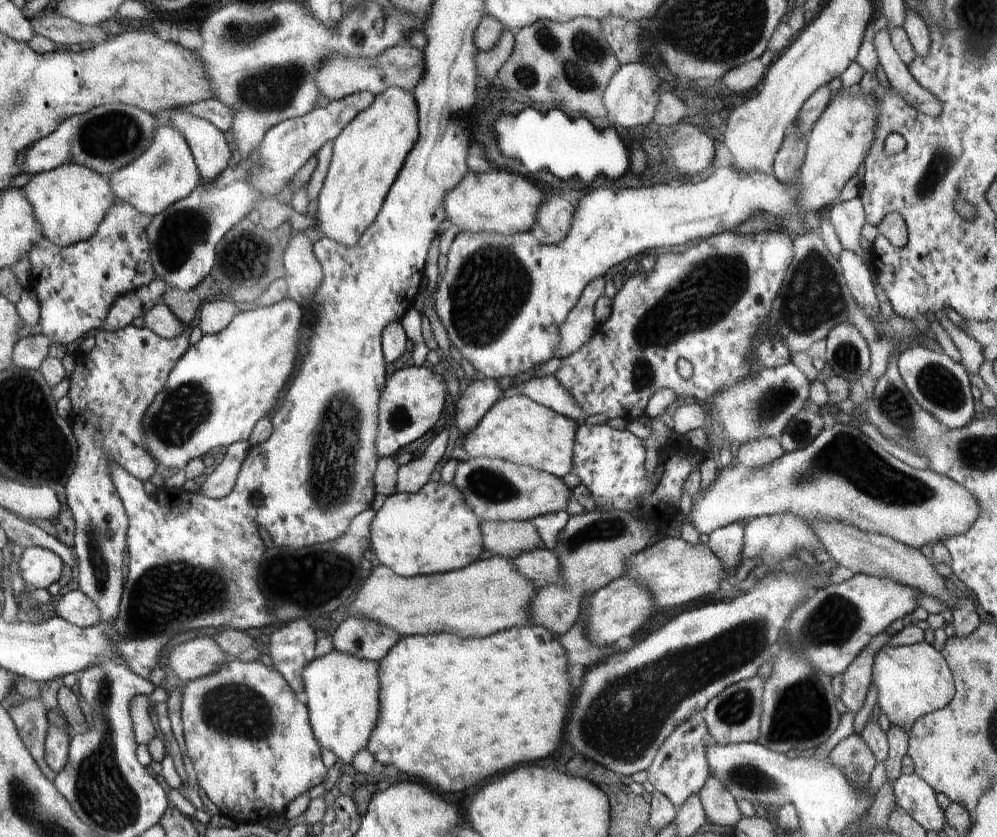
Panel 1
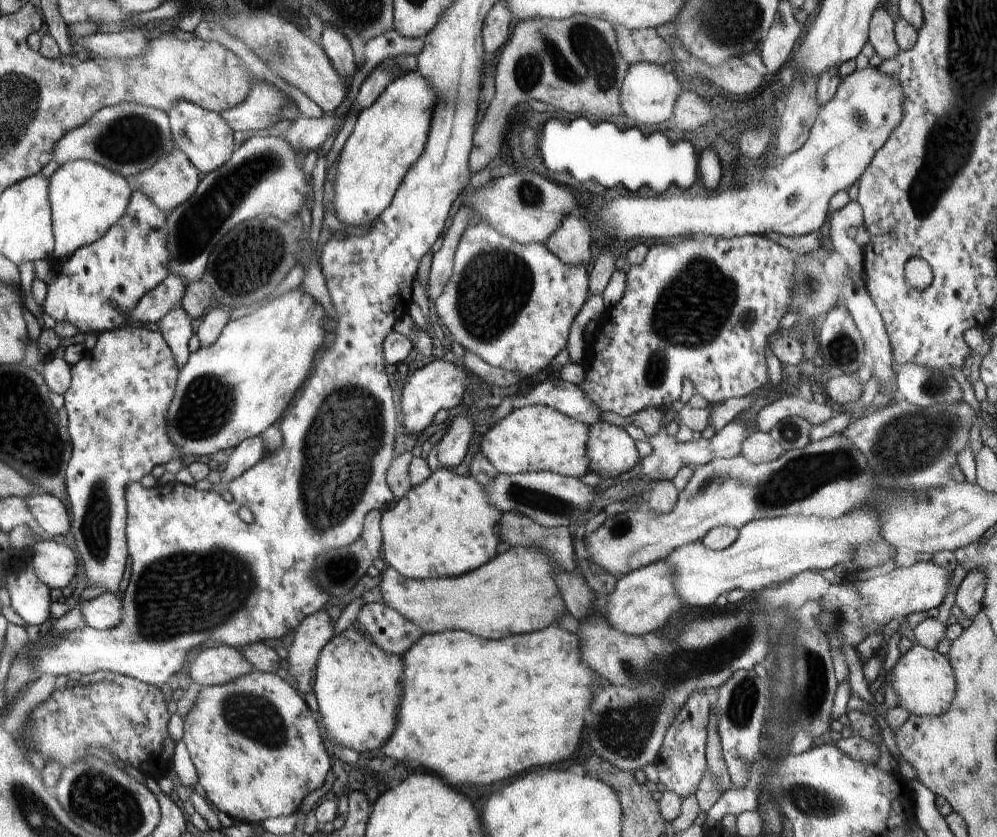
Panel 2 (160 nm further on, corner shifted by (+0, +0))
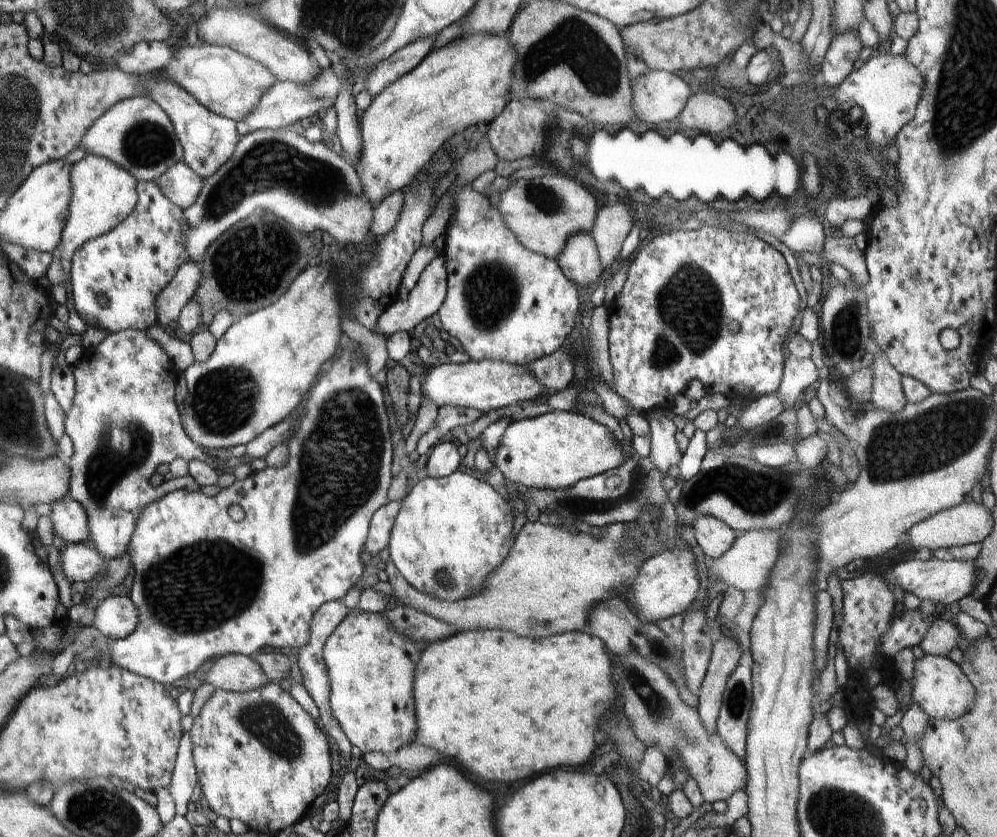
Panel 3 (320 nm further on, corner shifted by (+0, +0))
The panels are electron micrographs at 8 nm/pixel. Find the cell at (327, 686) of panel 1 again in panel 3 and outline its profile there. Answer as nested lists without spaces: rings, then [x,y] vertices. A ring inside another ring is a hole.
[[[354,607],[330,634],[323,648],[330,681],[330,706],[344,734],[363,754],[382,752],[388,756],[411,745],[417,735],[414,671],[421,653],[414,641],[399,635],[379,613]]]

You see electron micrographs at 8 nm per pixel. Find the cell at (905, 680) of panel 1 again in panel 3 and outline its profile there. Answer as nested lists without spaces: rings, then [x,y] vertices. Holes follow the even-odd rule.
[[[924,655],[915,660],[913,673],[915,684],[912,684],[912,701],[924,711],[930,719],[953,721],[969,710],[975,701],[975,690],[960,665],[948,657]]]

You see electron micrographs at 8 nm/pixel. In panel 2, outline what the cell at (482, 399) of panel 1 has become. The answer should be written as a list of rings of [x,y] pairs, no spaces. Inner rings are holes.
[[[467,412],[456,417],[448,432],[437,444],[436,454],[438,454],[439,468],[447,469],[458,466],[468,454],[472,435],[481,430],[481,427],[479,423],[469,418]]]

